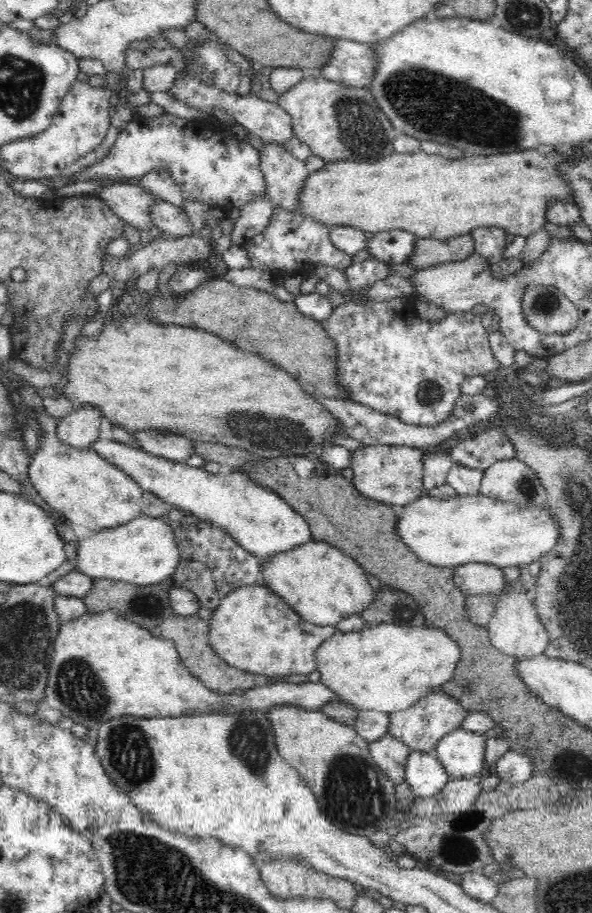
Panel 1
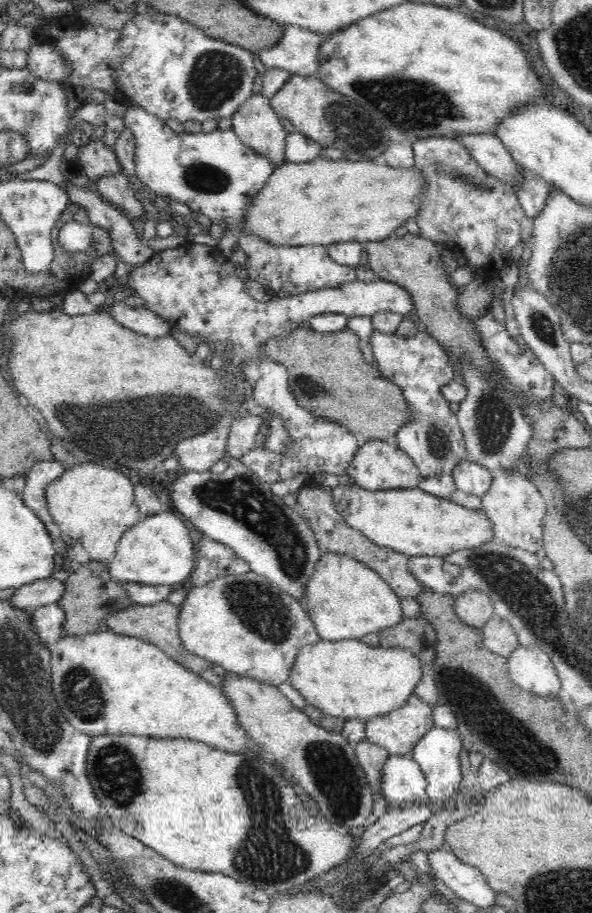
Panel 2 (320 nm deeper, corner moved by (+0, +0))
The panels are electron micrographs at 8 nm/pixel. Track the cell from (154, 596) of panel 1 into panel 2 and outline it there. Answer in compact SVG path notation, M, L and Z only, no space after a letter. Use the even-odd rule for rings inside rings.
M90 560L78 568L78 572L69 574L65 580L66 592L62 594L59 603L66 609L66 624L64 624L64 635L79 635L86 631L107 630L105 621L109 616L124 612L137 602L130 599L128 591L121 583L110 578L107 564L96 560Z

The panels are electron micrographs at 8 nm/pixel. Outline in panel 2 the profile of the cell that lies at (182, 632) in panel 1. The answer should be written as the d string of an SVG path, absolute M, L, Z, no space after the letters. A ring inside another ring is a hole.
M169 601L158 602L148 606L136 604L124 612L118 612L116 615L109 616L105 621L107 630L114 631L118 634L134 635L141 639L160 647L166 654L169 654L175 662L184 665L186 668L195 673L204 672L204 670L212 670L212 662L197 656L194 652L186 649L182 637L180 637L180 629L178 628L180 620L180 606L171 604Z

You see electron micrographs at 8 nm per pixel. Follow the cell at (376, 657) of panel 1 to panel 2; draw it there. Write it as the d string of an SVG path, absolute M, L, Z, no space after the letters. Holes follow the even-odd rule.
M358 639L320 640L300 649L289 682L306 702L325 713L366 722L404 706L423 672L420 658L408 647L370 646Z

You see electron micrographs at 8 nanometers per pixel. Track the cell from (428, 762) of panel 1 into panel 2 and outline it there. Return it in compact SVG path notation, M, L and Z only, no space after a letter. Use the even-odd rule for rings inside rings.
M390 755L382 772L382 793L389 805L425 799L427 780L418 761L410 755Z

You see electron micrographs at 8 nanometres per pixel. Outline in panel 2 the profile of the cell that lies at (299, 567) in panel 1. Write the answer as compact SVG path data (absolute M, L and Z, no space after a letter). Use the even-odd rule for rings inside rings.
M333 552L321 555L314 574L306 581L304 605L316 632L324 641L360 640L369 632L378 633L383 628L394 626L403 617L401 598L375 570L350 555Z

